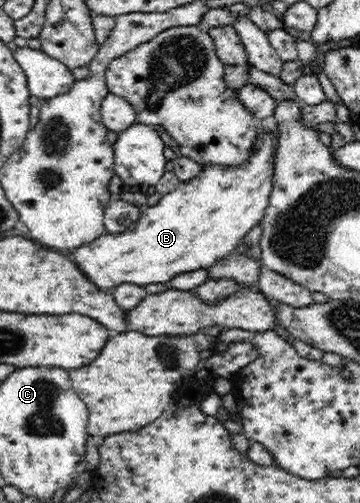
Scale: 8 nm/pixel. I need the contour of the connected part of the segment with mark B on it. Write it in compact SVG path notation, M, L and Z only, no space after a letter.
M266 122L265 125L264 132L256 140L256 152L252 152L252 156L242 166L204 165L198 176L181 182L172 192L163 195L155 206L149 206L140 215L132 232L107 233L74 250L74 263L96 288L102 292L111 292L120 284L134 284L144 288L150 284L168 284L169 280L183 272L209 270L215 263L239 251L246 234L254 225L261 224L273 190L276 144L270 131L272 123Z

